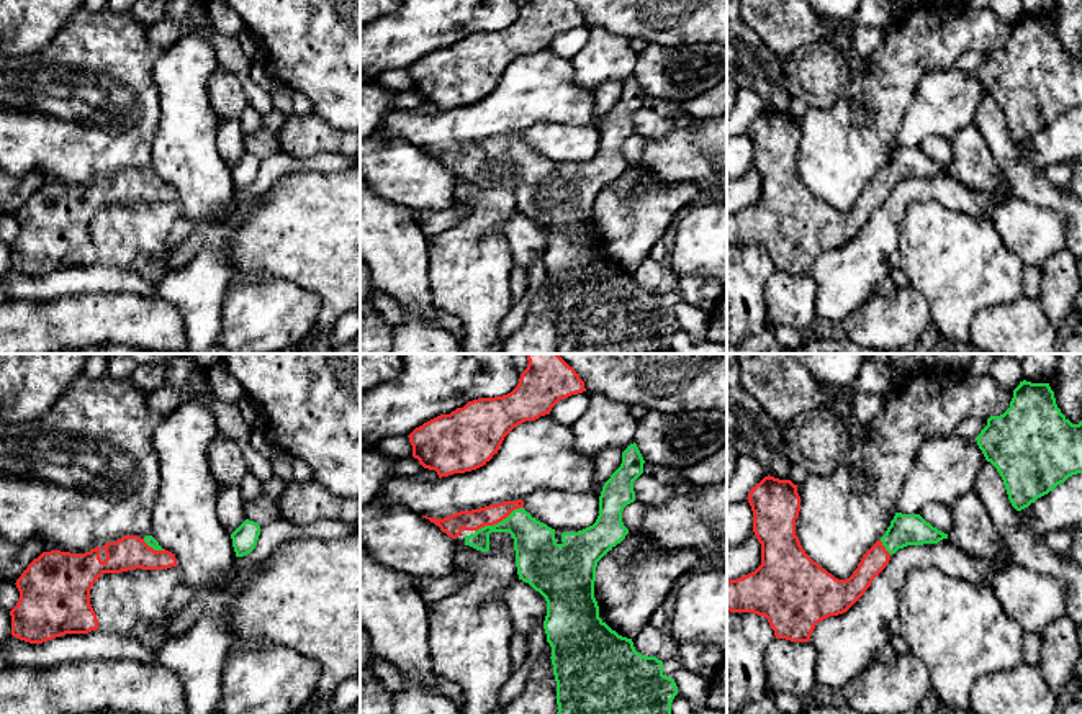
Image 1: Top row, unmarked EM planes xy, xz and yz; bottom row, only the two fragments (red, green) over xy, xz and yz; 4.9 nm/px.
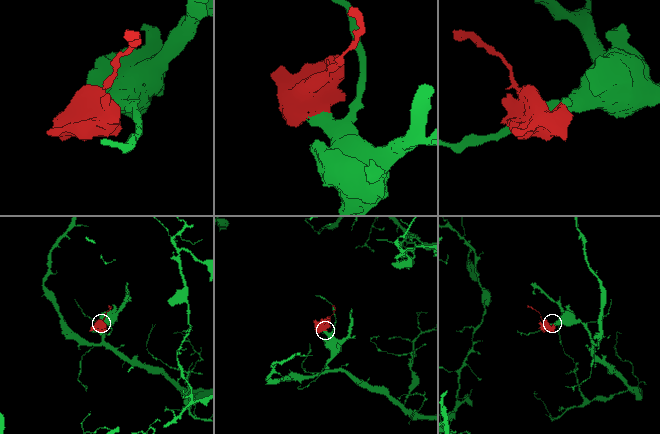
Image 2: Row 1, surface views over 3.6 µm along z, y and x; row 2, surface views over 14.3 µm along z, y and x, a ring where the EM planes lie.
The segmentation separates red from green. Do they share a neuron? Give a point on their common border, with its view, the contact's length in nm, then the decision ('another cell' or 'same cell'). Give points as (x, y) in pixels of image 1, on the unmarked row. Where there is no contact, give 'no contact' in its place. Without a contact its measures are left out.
contact xz (500, 154); length 260 nm; same cell

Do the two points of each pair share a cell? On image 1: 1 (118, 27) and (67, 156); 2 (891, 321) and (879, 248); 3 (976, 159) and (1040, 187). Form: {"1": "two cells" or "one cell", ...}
{"1": "one cell", "2": "two cells", "3": "two cells"}

